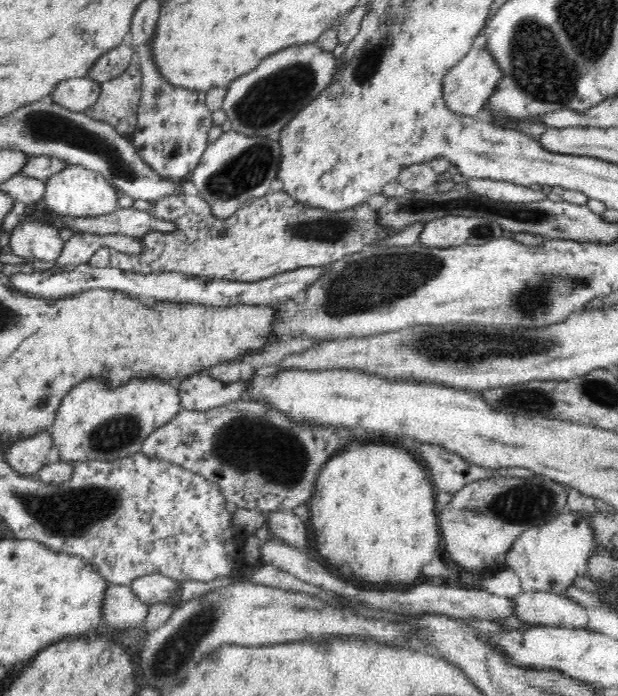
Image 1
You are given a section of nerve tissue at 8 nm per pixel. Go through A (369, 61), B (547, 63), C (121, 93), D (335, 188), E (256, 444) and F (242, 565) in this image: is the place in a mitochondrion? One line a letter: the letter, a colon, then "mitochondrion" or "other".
A: mitochondrion
B: mitochondrion
C: other
D: other
E: mitochondrion
F: other

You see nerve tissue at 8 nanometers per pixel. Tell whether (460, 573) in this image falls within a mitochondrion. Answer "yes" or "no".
no

